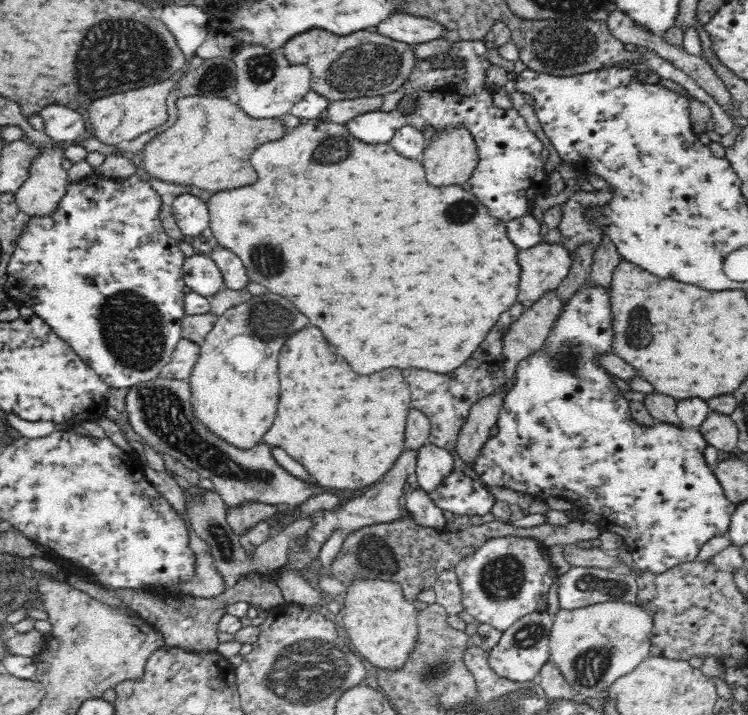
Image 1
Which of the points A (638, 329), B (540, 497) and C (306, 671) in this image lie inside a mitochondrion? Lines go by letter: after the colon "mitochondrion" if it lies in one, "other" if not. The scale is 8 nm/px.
A: mitochondrion
B: other
C: mitochondrion

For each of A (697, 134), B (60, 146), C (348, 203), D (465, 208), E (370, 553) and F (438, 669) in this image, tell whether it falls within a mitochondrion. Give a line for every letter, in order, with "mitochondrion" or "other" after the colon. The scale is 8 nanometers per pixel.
A: other
B: other
C: other
D: mitochondrion
E: mitochondrion
F: mitochondrion

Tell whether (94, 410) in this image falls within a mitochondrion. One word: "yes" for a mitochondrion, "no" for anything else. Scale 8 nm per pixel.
no

